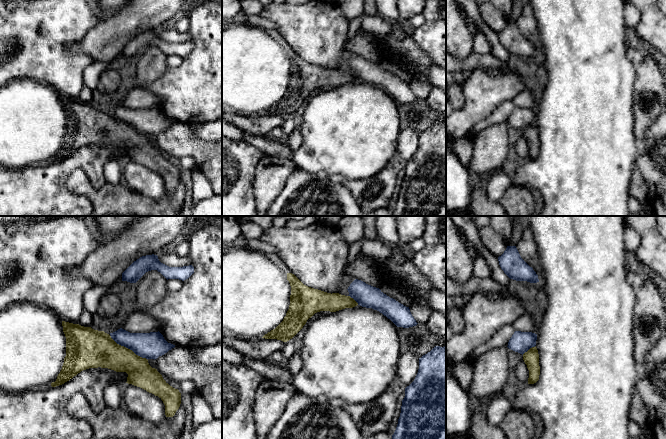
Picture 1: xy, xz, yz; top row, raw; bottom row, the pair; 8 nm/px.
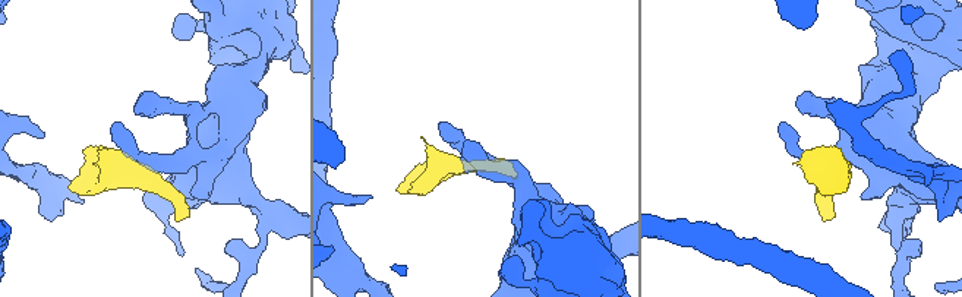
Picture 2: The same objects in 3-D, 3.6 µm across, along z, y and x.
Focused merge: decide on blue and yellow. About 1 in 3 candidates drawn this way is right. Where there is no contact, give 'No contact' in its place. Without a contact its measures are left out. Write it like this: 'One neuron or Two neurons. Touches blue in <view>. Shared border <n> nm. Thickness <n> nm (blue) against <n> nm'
Two neurons. Touches blue in xy. Shared border 360 nm. Thickness 220 nm (blue) against 280 nm

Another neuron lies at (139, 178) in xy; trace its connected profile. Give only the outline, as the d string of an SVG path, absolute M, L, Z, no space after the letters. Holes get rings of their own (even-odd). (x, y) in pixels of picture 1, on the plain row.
M124 160L122 175L128 187L139 194L153 199L161 199L166 194L161 174L140 163Z

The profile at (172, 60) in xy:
M168 55L167 56L167 65L168 67L178 67L181 65L183 57L179 55Z

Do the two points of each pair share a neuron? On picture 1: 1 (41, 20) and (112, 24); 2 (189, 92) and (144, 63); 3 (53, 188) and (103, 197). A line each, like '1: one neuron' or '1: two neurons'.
1: two neurons
2: two neurons
3: two neurons

